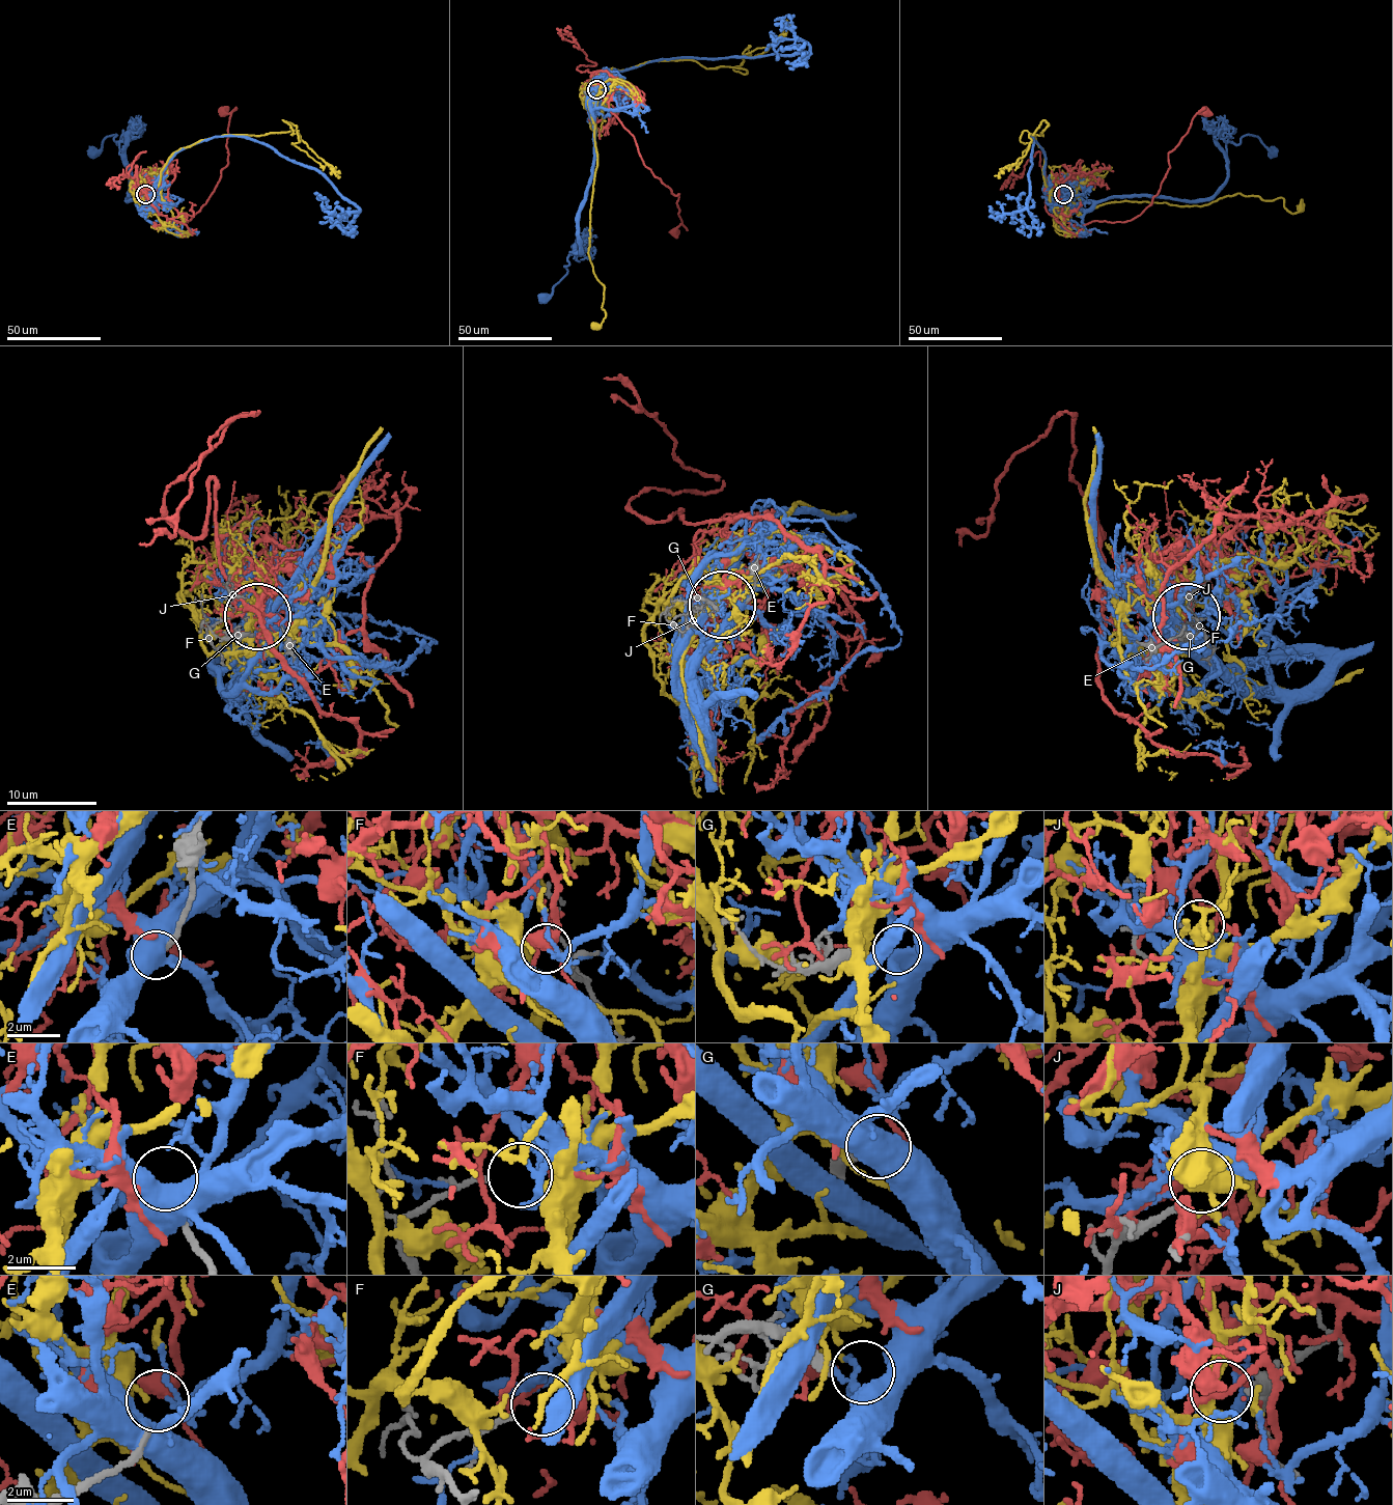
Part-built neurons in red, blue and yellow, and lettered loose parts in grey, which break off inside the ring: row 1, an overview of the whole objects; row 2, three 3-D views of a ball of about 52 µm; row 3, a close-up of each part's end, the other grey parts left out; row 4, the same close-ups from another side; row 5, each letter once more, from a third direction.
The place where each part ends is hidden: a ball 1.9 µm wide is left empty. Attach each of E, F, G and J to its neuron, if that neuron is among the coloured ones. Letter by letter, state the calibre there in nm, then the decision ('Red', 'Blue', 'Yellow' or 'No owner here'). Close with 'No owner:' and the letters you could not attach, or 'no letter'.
E: Thickness 160 nm. No owner here
F: Thickness 150 nm. Red
G: Thickness 360 nm. Blue
J: Thickness 240 nm. Yellow
No owner: E

